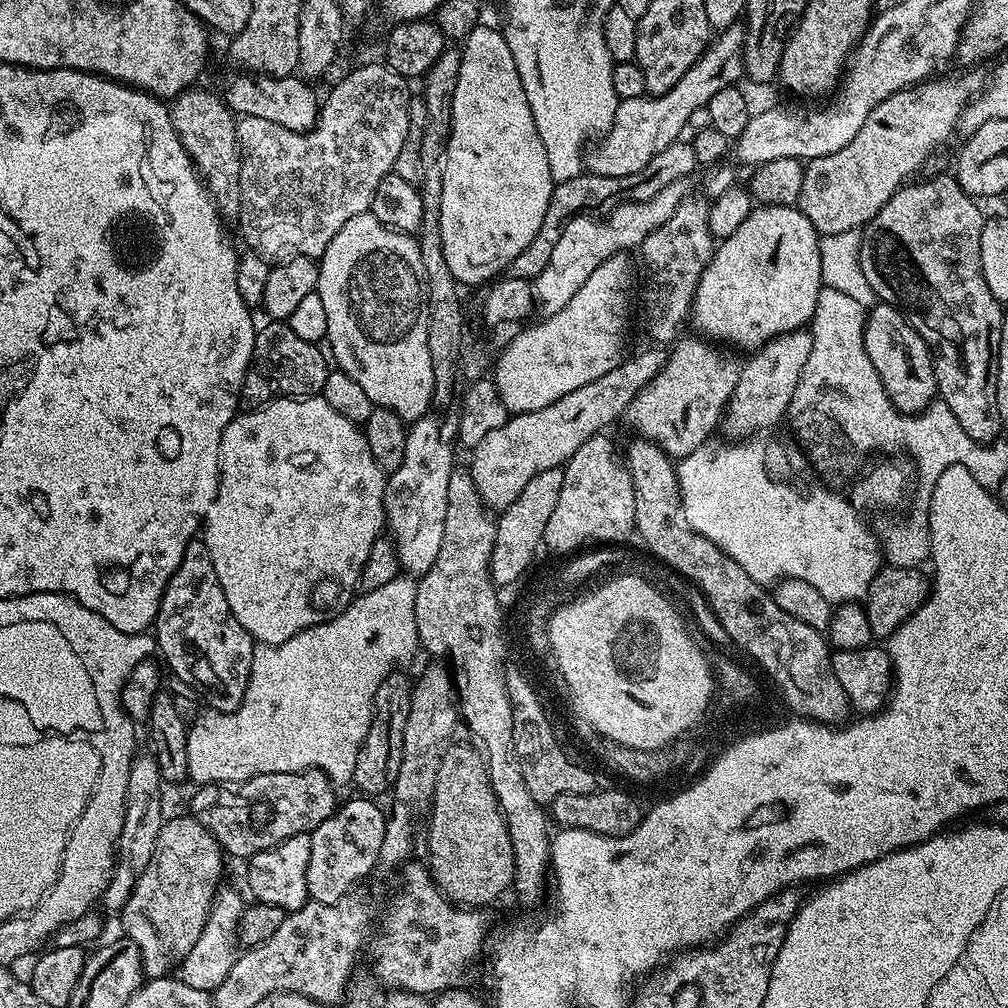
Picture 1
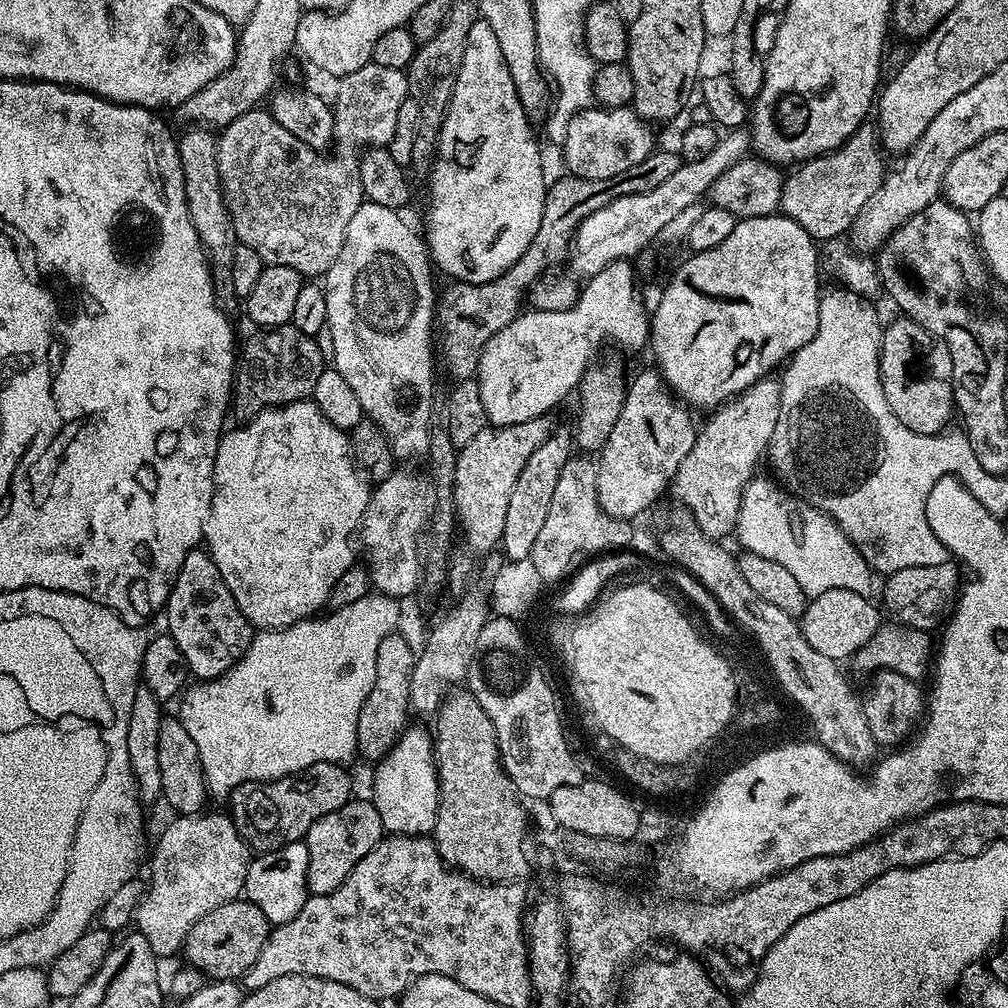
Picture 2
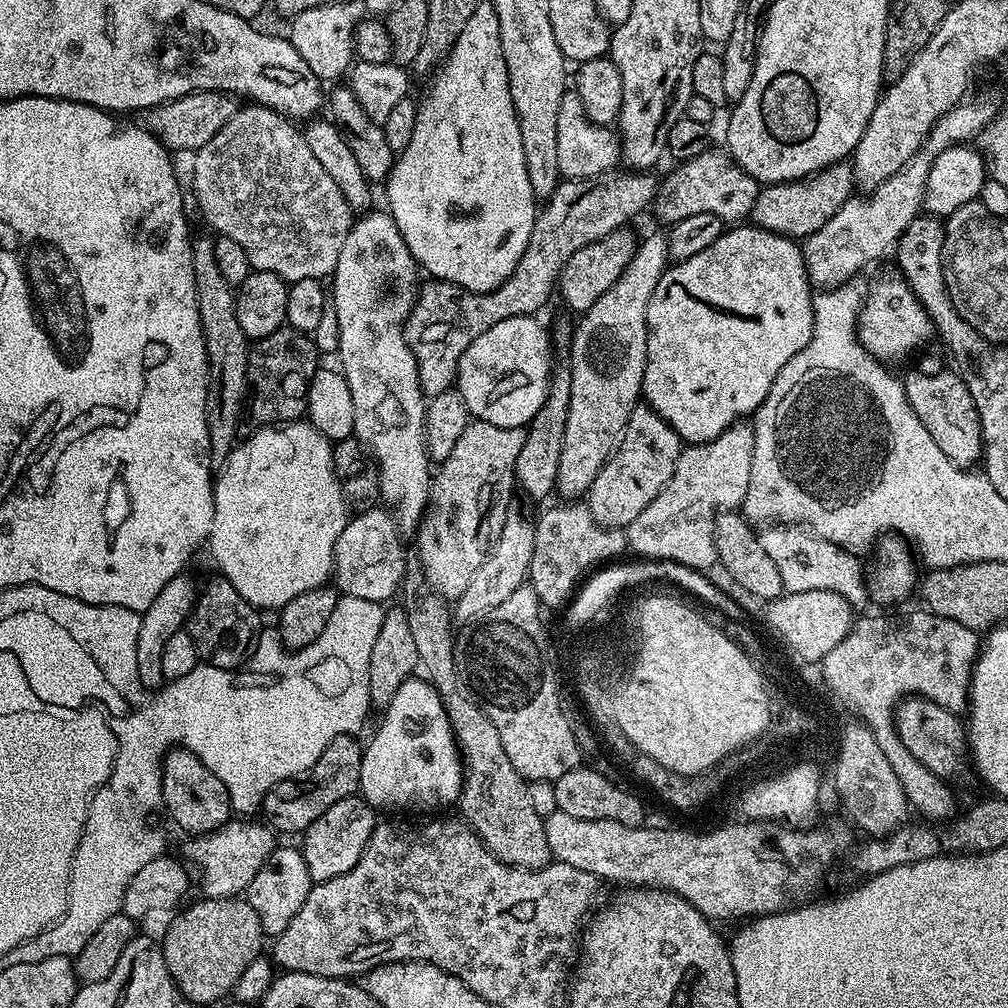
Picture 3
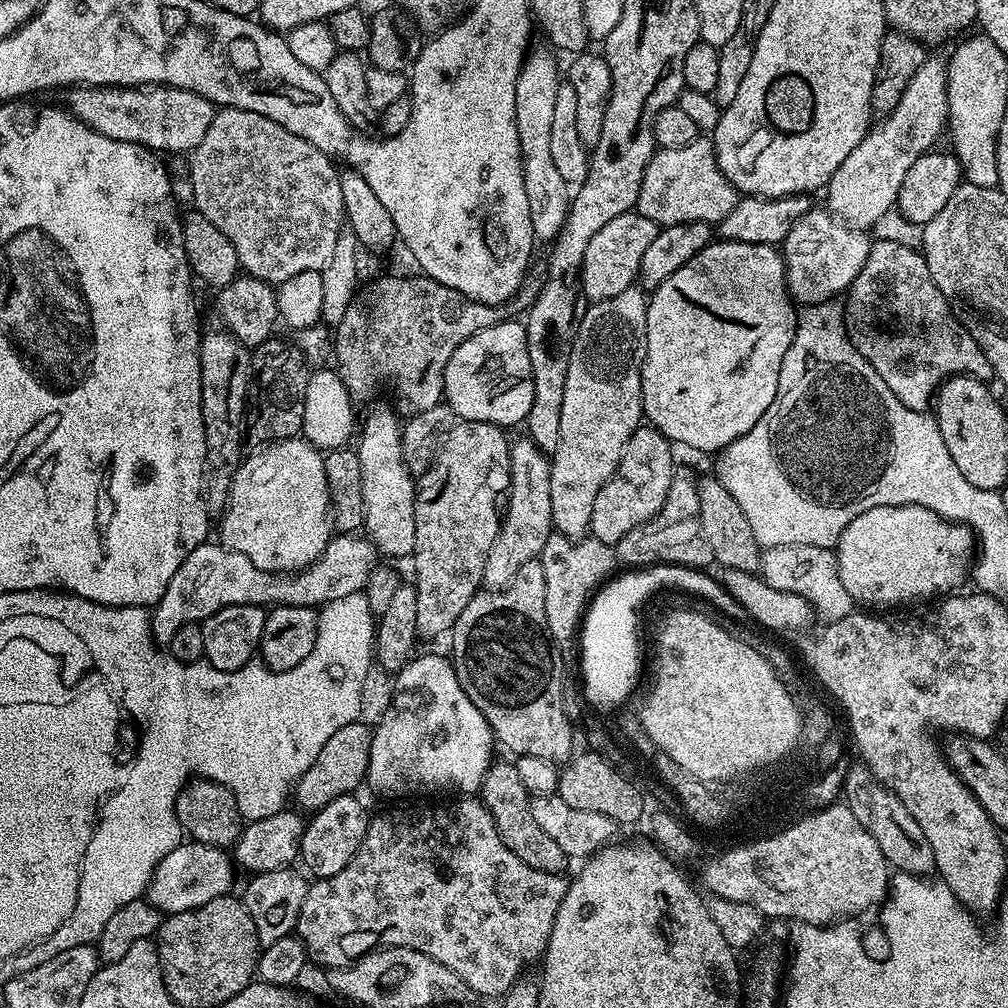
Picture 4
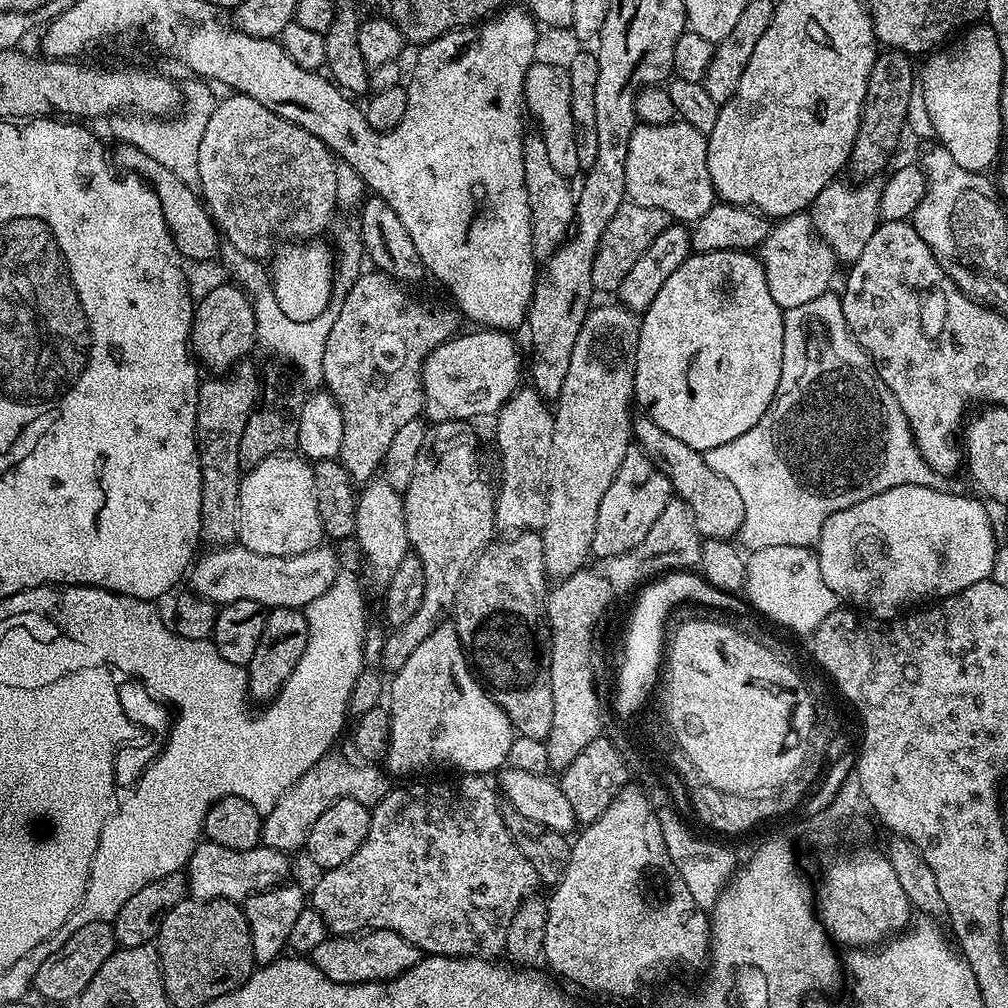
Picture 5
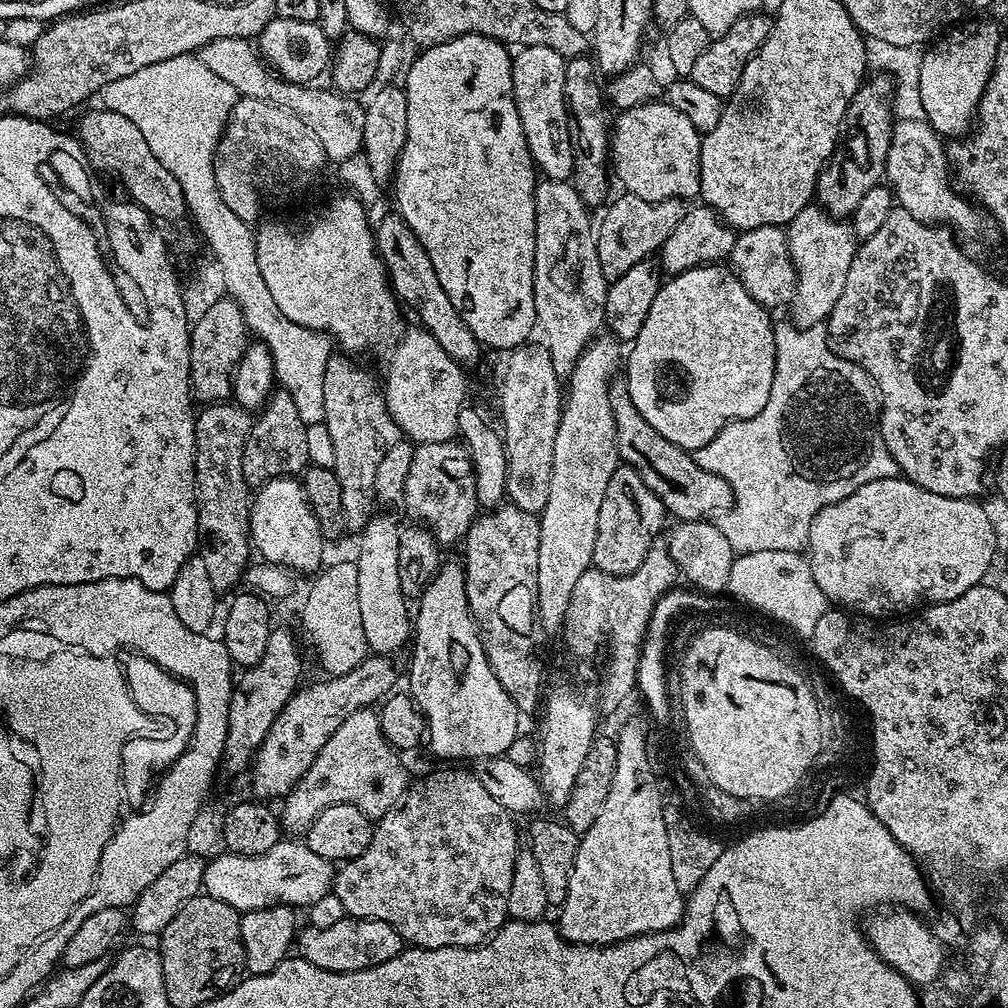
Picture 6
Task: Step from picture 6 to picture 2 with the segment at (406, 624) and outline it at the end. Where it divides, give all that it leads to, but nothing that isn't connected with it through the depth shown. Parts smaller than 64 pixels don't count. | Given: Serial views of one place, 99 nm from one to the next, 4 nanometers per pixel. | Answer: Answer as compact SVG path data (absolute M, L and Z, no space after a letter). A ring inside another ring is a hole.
M365 202L354 210L354 218L350 218L350 226L346 226L346 238L342 242L342 250L338 250L338 258L322 277L322 287L326 294L326 314L328 315L327 327L330 335L334 337L334 358L331 363L346 378L350 390L354 390L354 395L358 397L358 402L362 406L364 416L373 420L386 434L386 438L392 447L392 453L396 455L397 461L404 462L411 456L423 457L428 451L428 437L432 430L434 417L432 417L432 352L434 356L434 344L432 348L432 328L434 329L434 313L438 303L437 289L432 289L433 265L426 251L425 241L421 233L416 232L403 220L401 213L394 208L378 206L371 202Z

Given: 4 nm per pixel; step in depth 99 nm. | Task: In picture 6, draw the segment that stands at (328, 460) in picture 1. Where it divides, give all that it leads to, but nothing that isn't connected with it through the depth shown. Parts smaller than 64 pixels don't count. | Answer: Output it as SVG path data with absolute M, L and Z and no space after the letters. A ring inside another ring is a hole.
M279 476L255 489L248 510L248 534L251 547L260 551L261 561L281 564L296 574L315 573L325 563L326 541L299 479Z

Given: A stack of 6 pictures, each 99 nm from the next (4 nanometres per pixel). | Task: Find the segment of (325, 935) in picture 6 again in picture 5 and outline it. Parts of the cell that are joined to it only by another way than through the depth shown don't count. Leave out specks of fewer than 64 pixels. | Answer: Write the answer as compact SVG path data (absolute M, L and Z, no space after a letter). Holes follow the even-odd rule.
M373 928L354 936L336 936L324 940L310 954L312 965L330 978L330 982L365 984L375 980L393 980L410 970L422 959L422 953L402 934L389 928Z

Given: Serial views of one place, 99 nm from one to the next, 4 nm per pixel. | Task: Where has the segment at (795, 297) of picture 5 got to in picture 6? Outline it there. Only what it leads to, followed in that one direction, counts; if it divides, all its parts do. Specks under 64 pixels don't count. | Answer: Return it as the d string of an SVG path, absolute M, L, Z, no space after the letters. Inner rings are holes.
M778 224L740 232L730 257L730 267L746 290L769 310L791 305L796 293L796 267L790 258L785 229Z

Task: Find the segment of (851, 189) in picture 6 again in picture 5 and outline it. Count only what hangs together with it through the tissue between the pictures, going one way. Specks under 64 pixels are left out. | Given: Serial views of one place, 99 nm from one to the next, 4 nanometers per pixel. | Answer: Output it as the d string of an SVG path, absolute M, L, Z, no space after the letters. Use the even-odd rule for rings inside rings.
M884 50L877 55L870 70L858 134L847 162L850 172L852 168L856 175L853 177L876 178L880 171L883 173L889 167L888 159L895 154L900 144L900 135L905 135L908 107L918 88L918 72L916 68L912 69L912 60L909 53L895 50Z

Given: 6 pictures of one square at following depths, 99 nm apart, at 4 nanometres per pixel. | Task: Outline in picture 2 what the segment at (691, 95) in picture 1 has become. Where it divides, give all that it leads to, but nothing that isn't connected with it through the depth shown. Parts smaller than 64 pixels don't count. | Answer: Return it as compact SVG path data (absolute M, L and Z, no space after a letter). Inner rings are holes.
M593 106L574 114L566 126L562 145L567 175L587 180L614 178L642 162L654 151L653 125L636 113L635 107L602 108Z

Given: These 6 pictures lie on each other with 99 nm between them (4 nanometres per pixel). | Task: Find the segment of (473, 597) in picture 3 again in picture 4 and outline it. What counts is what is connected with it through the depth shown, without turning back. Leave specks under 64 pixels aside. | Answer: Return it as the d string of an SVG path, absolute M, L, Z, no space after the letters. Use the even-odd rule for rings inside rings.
M513 439L510 444L510 474L512 486L508 490L508 503L502 513L500 533L490 546L490 554L484 567L483 587L488 590L505 588L530 560L537 559L546 546L546 538L553 534L552 511L550 510L550 470L549 457L534 441Z

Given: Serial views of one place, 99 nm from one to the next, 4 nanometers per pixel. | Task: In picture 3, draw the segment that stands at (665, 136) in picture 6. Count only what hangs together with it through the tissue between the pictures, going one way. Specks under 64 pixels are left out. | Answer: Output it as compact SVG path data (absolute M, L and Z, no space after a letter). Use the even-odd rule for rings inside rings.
M709 150L698 154L698 158L677 163L676 169L669 174L658 188L654 209L668 226L678 223L682 218L694 214L714 214L725 222L740 222L751 217L754 200L758 198L761 185L756 183L742 166L732 161L727 151ZM732 220L732 221L731 221Z

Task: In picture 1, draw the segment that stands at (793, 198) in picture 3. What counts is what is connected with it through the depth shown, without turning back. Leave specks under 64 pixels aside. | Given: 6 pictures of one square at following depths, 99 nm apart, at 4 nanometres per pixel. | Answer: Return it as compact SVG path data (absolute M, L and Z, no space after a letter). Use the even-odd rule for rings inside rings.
M964 70L961 76L936 79L890 94L870 110L862 130L838 154L826 154L826 158L804 164L798 207L820 236L856 232L870 223L905 181L915 177L912 175L931 158L932 151L951 138L964 106L983 92L986 83L985 73L983 76L980 70Z

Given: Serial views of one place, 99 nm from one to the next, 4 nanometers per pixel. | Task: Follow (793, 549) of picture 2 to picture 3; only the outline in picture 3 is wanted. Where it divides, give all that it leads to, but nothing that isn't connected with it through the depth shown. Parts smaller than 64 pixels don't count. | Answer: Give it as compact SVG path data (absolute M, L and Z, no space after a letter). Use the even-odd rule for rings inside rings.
M776 522L765 527L759 533L760 541L768 549L770 558L774 558L774 566L778 566L778 574L782 574L782 582L789 593L810 590L831 590L840 594L852 605L853 609L864 610L870 604L870 592L866 587L866 578L860 574L861 561L845 548L834 546L822 537L808 531L803 526L791 522Z

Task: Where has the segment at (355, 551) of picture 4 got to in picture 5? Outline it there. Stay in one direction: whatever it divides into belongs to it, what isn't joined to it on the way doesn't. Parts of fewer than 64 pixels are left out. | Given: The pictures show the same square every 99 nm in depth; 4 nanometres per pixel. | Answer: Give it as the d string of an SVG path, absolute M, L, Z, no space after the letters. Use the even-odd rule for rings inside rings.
M225 546L201 555L191 565L191 591L211 604L223 606L234 602L258 602L265 610L274 608L307 609L314 598L326 594L342 570L336 552L327 546L306 550L293 556L254 554L239 546Z

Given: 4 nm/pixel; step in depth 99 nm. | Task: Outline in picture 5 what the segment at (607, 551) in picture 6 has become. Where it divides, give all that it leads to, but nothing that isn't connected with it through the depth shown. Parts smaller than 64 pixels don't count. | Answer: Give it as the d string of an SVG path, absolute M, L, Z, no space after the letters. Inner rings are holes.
M638 446L629 447L626 458L622 458L622 466L618 466L618 474L614 474L614 482L602 497L598 505L598 522L594 526L594 542L592 556L603 558L614 554L626 554L626 550L634 550L650 526L658 519L658 514L666 510L668 501L674 493L666 474L654 466L654 462Z

